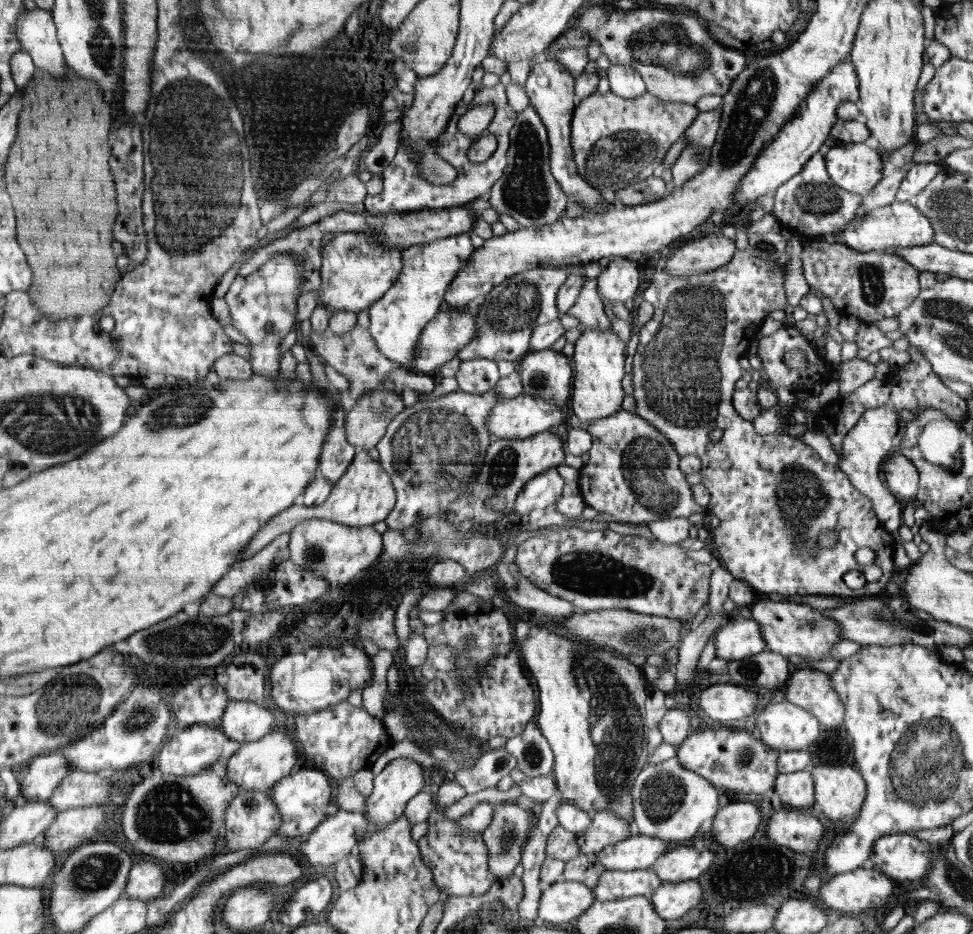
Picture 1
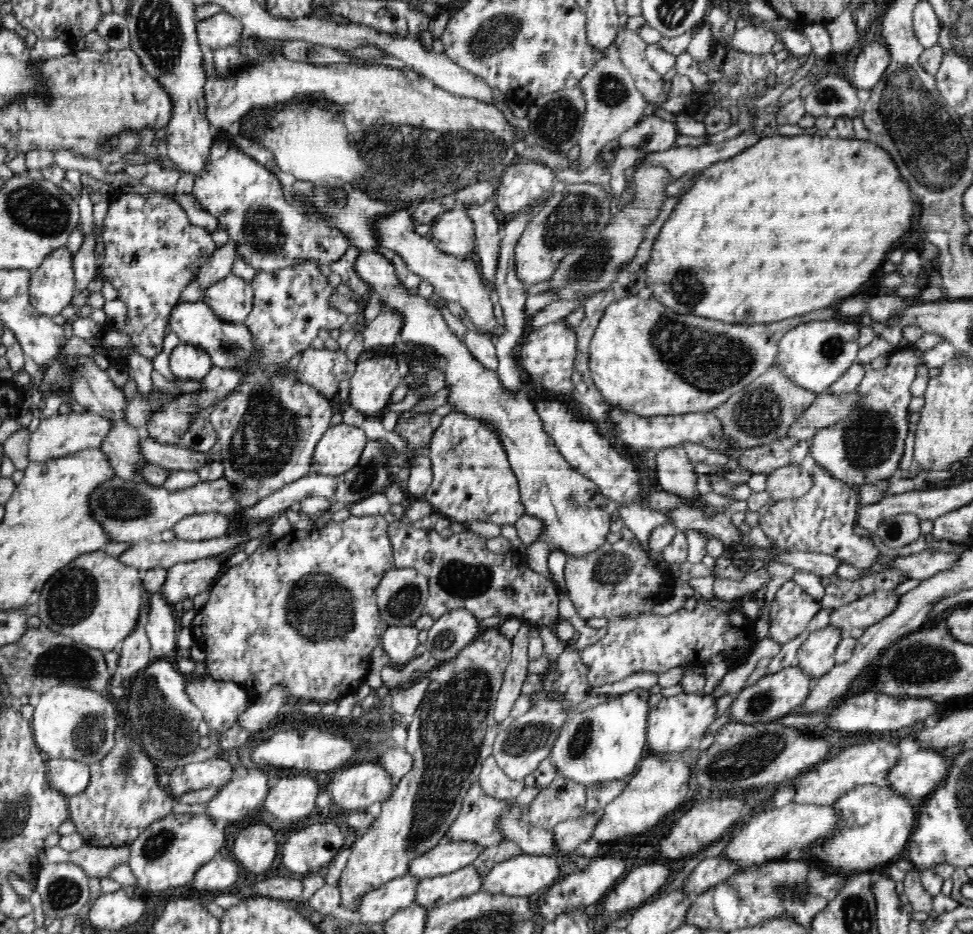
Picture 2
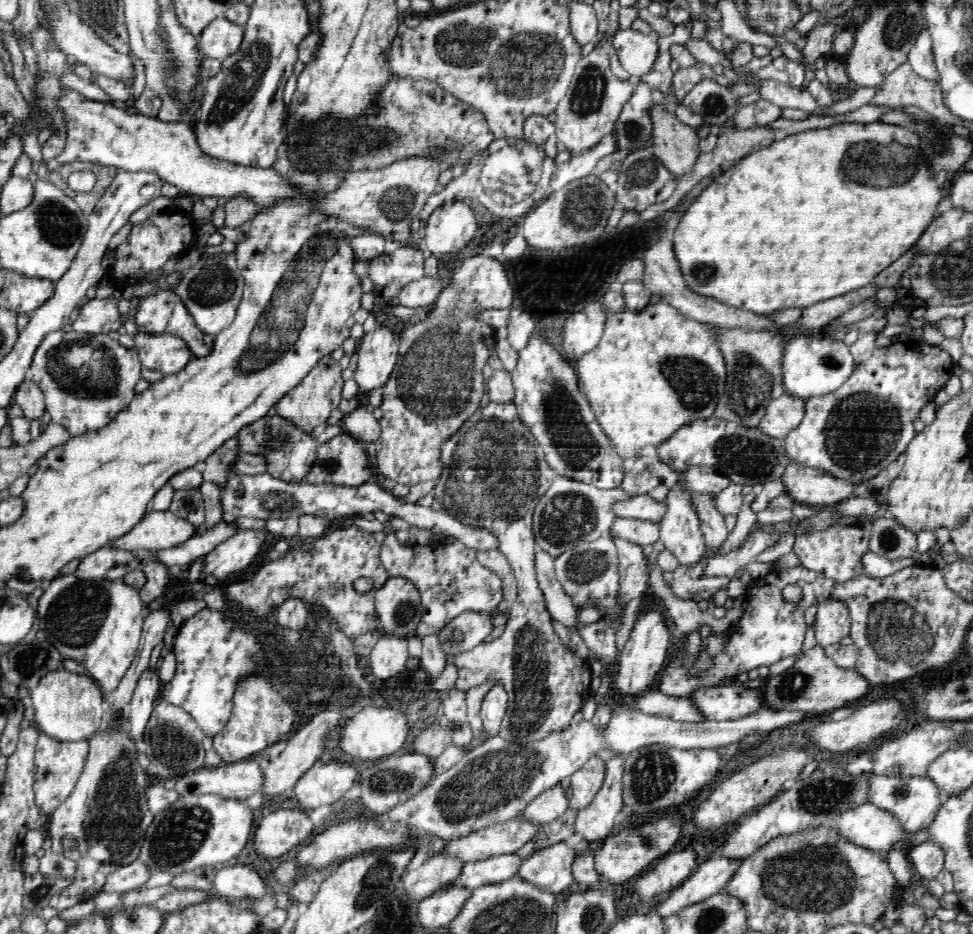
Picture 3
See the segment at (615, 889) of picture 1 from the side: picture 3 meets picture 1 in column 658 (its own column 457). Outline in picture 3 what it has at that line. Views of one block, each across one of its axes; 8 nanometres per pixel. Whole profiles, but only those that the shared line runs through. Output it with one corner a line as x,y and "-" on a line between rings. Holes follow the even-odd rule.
516,853
470,861
463,863
462,872
452,885
472,890
482,885
499,883
518,875
520,866
522,860
516,856

